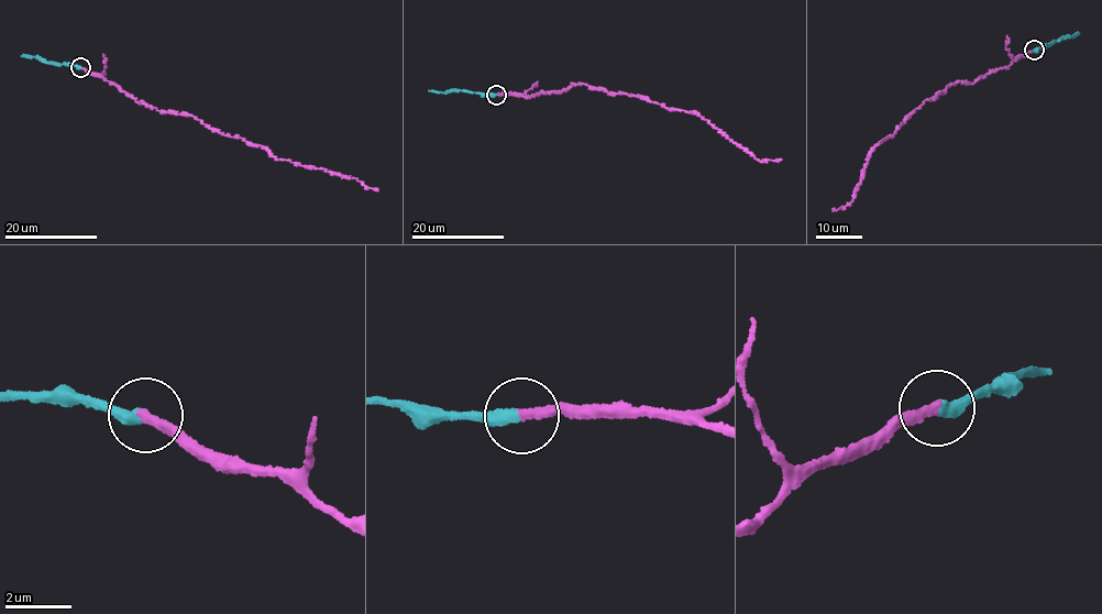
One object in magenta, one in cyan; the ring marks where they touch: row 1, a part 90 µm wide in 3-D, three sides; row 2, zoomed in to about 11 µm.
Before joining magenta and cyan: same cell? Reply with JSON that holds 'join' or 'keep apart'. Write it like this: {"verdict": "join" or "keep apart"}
{"verdict": "join"}

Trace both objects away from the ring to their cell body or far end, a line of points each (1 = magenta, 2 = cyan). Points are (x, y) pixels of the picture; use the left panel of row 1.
1: (80, 66), (156, 110), (191, 114), (224, 134), (263, 146), (280, 160), (354, 178), (365, 186), (377, 188)
2: (80, 66), (22, 55)

